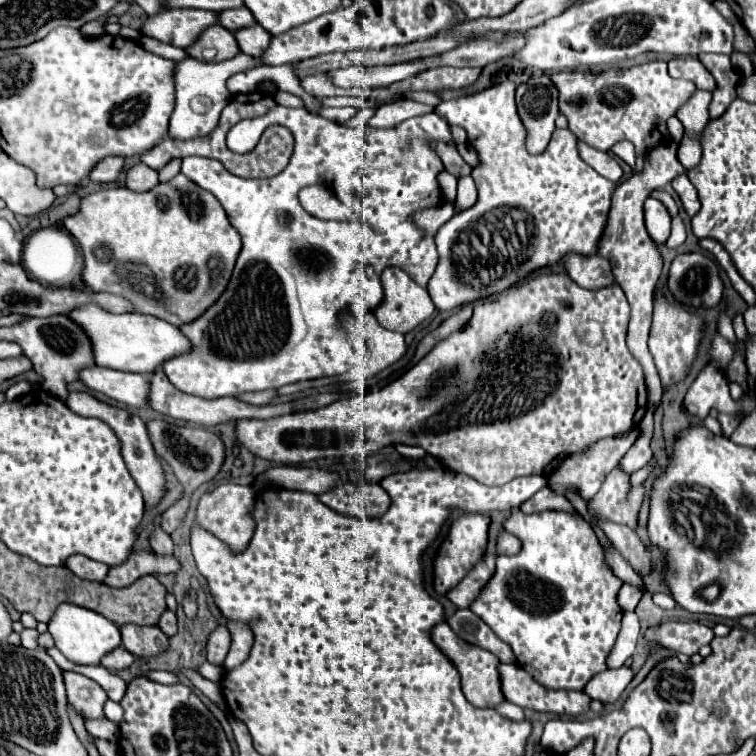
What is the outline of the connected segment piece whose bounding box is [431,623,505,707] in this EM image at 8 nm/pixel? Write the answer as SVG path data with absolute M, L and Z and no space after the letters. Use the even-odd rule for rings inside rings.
M447 623L437 625L431 633L431 639L459 669L463 693L471 705L475 705L475 707L497 707L499 703L505 701L505 695L503 695L503 689L499 683L499 669L497 669L499 661L495 659L495 655L491 655L491 651L483 651L481 647L473 647L469 643L463 643L463 639L459 639Z

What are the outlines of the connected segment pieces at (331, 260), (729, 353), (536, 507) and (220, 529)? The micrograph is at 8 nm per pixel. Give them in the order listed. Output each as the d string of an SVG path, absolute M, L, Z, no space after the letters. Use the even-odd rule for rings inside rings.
M275 107L273 111L269 111L267 115L262 117L255 117L255 119L245 119L240 121L231 127L231 131L227 133L227 147L233 151L233 153L247 153L251 151L255 145L259 142L259 137L271 125L283 125L287 127L293 137L295 137L295 151L291 155L291 161L289 165L283 169L283 173L275 175L275 177L269 177L269 179L245 179L245 177L237 177L237 175L231 175L217 159L207 159L207 157L185 157L183 159L183 165L181 165L181 173L187 175L187 179L191 179L195 185L199 185L201 189L207 189L211 191L219 203L223 205L231 225L237 229L237 233L241 235L243 239L243 249L237 257L237 265L235 265L235 271L233 271L233 277L225 289L225 293L219 297L219 301L209 309L205 311L197 321L189 323L189 325L183 325L181 331L191 339L193 343L193 351L187 353L187 355L181 355L181 357L173 357L169 361L163 363L163 371L165 375L169 377L169 381L183 393L189 393L189 395L197 395L197 397L207 397L207 399L215 399L215 397L235 397L235 395L241 395L241 393L249 393L249 391L265 391L265 389L273 389L273 387L283 387L287 383L295 383L295 381L303 381L303 379L317 379L317 377L331 377L331 375L341 375L345 371L349 371L351 363L353 363L353 349L349 345L349 341L345 341L343 335L337 333L337 311L341 309L349 309L349 311L355 311L355 315L363 317L367 313L373 313L381 301L383 301L383 287L381 287L381 273L385 267L391 267L391 265L397 265L401 267L403 271L407 271L407 275L421 287L427 285L429 277L433 275L435 271L435 265L437 265L437 251L435 251L435 237L427 231L423 231L421 227L417 227L413 223L413 215L419 213L421 209L431 209L431 207L439 207L443 205L443 193L439 189L439 173L445 169L443 167L443 161L439 159L439 155L435 153L433 149L433 143L447 143L447 145L453 145L453 137L451 137L451 131L449 131L449 123L439 117L437 113L429 113L429 115L421 115L421 117L411 117L411 119L405 119L403 123L395 125L395 127L389 127L389 129L369 129L369 139L365 137L365 131L363 129L353 129L353 127L341 127L339 123L331 123L323 117L315 117L313 113L309 113L307 109L289 109L289 107ZM325 173L331 173L331 183L329 183L329 189L337 195L339 201L349 201L349 197L353 197L355 201L355 193L367 193L367 199L371 199L371 209L377 209L375 213L371 213L371 219L361 221L361 219L355 219L355 221L323 221L323 219L315 219L313 215L309 215L307 211L303 211L301 203L299 203L299 189L305 187L305 185L315 185L315 183L321 183ZM371 231L381 231L381 249L377 253L377 247L371 247L375 245L375 241L371 241ZM367 245L367 257L371 255L371 261L367 261L367 257L363 257L363 249Z
M717 335L715 341L713 341L711 359L719 359L719 363L721 363L723 367L727 367L729 361L731 361L731 357L733 357L733 347L731 347L721 335Z
M549 487L537 491L531 499L527 499L523 505L521 505L521 511L525 514L537 513L541 511L547 511L547 509L559 509L559 511L575 511L573 505L561 497L559 493L555 491L549 491Z
M235 483L219 485L201 497L197 505L197 521L201 527L211 531L215 537L229 543L233 551L241 551L243 547L247 547L253 535L253 529L255 529L255 523L249 515L253 501L255 501L255 491L249 485L235 485Z

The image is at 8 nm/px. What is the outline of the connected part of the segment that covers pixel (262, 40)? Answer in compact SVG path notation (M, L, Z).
M251 25L251 27L237 31L235 39L239 43L241 53L257 57L257 55L263 55L263 51L269 47L271 35L261 25Z

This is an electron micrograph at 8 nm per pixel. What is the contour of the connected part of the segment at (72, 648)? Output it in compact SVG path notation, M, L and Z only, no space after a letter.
M63 603L57 607L57 611L53 613L49 621L49 633L55 639L55 647L69 661L79 663L79 665L99 665L107 653L111 653L113 649L121 645L121 631L115 623L111 623L109 619L105 619L103 615L91 609L71 605L71 603Z

